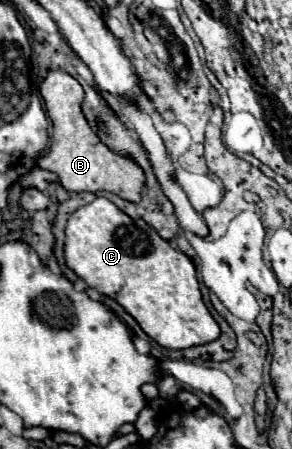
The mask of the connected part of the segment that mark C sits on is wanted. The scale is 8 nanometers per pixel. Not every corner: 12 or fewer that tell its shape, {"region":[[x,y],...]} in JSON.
{"region":[[96,198],[66,266],[162,348],[220,336],[192,260]]}

